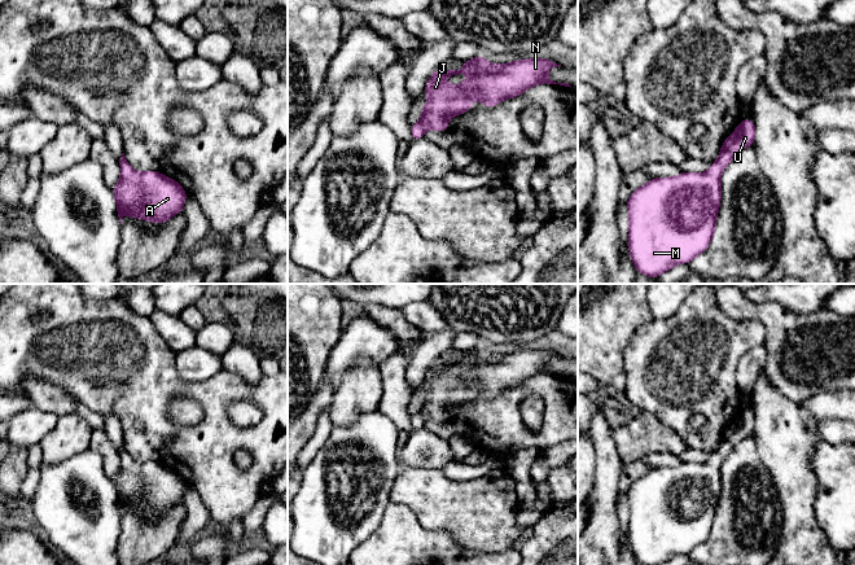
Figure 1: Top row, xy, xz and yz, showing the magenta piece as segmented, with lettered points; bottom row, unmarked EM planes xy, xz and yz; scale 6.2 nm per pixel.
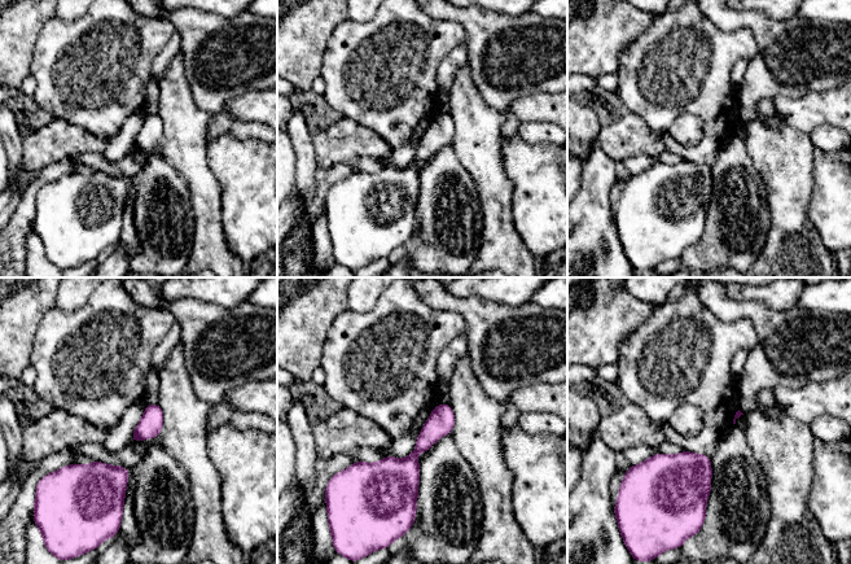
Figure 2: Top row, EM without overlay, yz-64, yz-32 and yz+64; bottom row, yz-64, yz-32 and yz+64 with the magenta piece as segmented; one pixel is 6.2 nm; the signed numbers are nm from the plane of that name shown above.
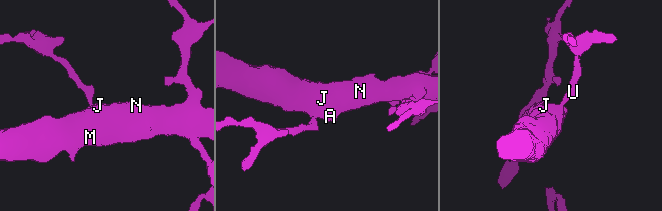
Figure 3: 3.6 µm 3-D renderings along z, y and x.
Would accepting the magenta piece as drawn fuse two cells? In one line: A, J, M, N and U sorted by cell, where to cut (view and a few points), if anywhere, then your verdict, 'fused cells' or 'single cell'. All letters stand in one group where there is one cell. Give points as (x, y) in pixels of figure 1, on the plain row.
A J M N U | no cut | single cell

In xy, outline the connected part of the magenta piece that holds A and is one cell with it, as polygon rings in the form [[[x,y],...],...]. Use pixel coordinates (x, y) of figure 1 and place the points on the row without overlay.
[[[124,443],[119,456],[120,468],[113,483],[120,514],[124,505],[166,513],[171,507],[183,503],[188,485],[174,469],[152,460],[137,463],[127,452]]]

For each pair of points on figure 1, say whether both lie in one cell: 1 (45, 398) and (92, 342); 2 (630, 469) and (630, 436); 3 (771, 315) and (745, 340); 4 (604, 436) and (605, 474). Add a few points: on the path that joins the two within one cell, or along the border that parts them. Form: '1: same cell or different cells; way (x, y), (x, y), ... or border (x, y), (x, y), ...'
1: different cells; border (27, 373), (35, 373), (52, 381), (77, 399)
2: different cells; border (641, 459), (632, 460), (625, 465)
3: different cells; border (732, 319), (758, 320), (764, 328), (766, 344)
4: same cell; way (604, 445), (605, 465)

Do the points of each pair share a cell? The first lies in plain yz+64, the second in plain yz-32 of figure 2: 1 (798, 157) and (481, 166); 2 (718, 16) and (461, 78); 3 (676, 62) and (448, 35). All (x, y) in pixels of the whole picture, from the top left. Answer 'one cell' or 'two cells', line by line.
1: one cell
2: two cells
3: one cell

